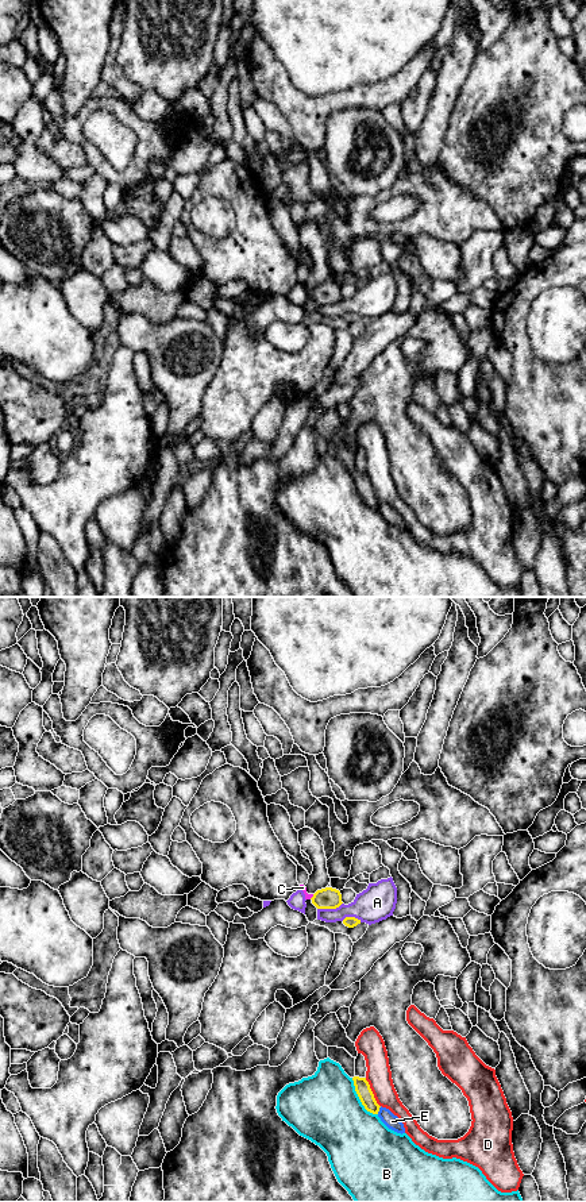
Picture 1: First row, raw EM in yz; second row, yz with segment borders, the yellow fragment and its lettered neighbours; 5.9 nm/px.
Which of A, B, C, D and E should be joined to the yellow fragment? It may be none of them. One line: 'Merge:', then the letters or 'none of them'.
Merge: C

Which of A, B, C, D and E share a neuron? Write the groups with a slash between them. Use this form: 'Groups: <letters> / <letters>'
Groups: A / B / C / D / E

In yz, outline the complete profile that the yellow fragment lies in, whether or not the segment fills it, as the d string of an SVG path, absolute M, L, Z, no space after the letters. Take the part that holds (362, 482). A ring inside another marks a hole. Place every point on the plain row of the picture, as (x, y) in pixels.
M354 471L352 475L354 475L355 486L365 504L373 509L378 509L381 501L377 498L366 473Z

